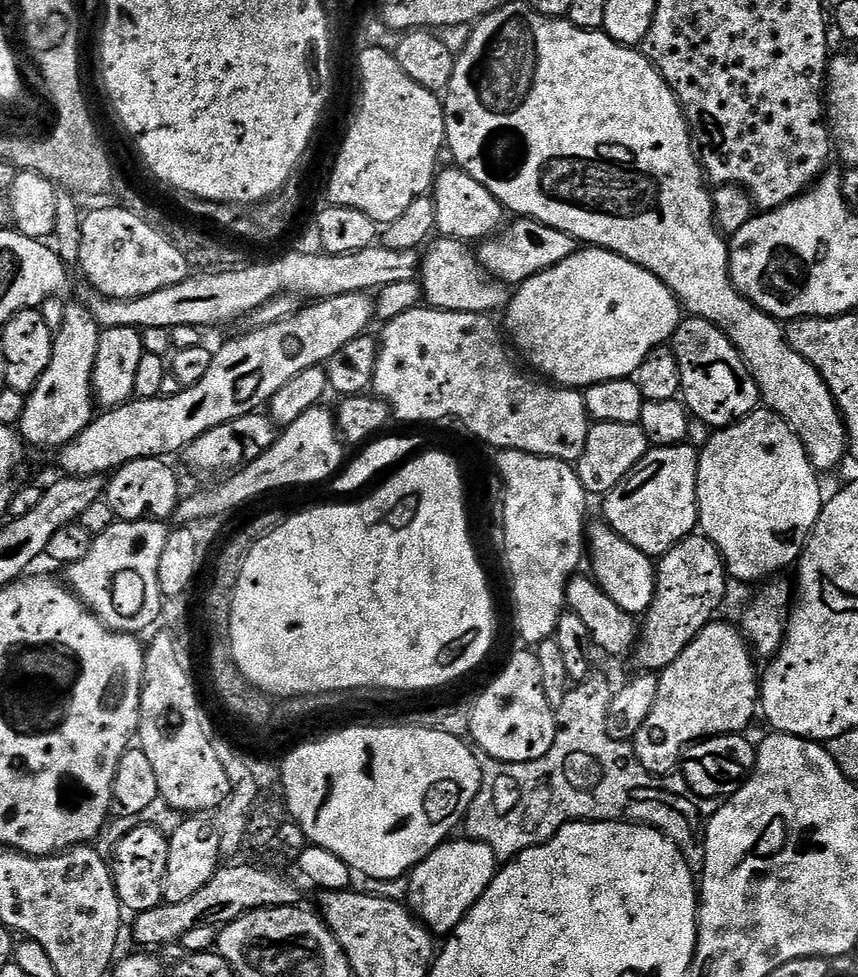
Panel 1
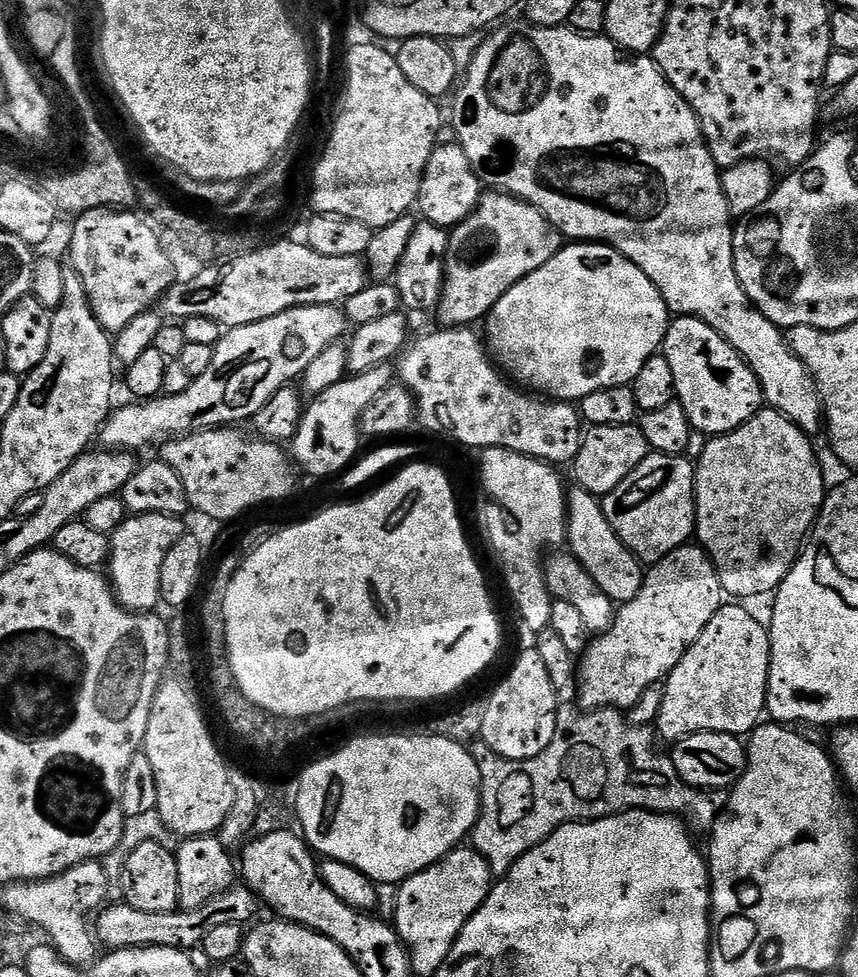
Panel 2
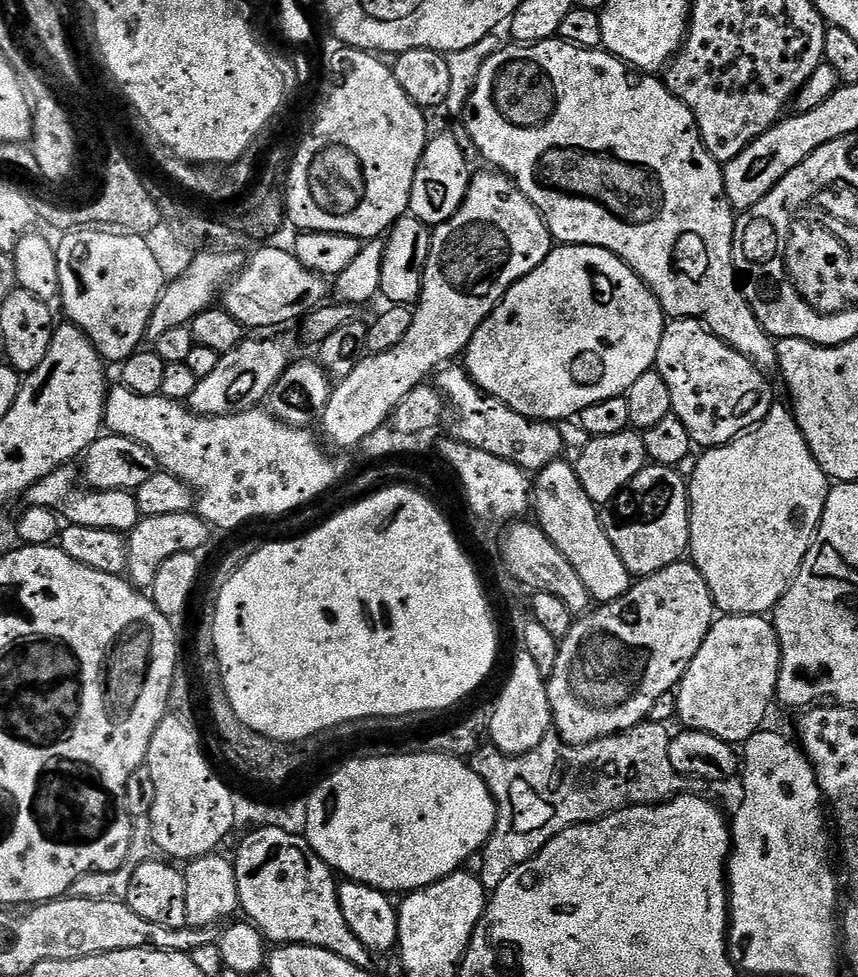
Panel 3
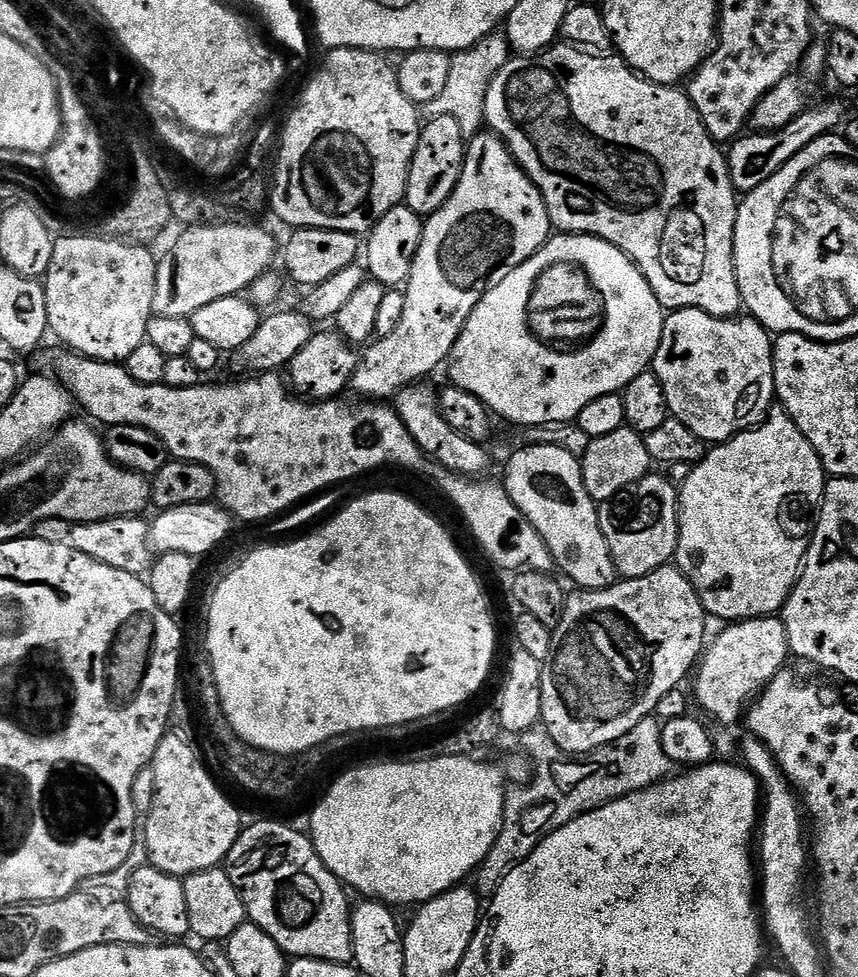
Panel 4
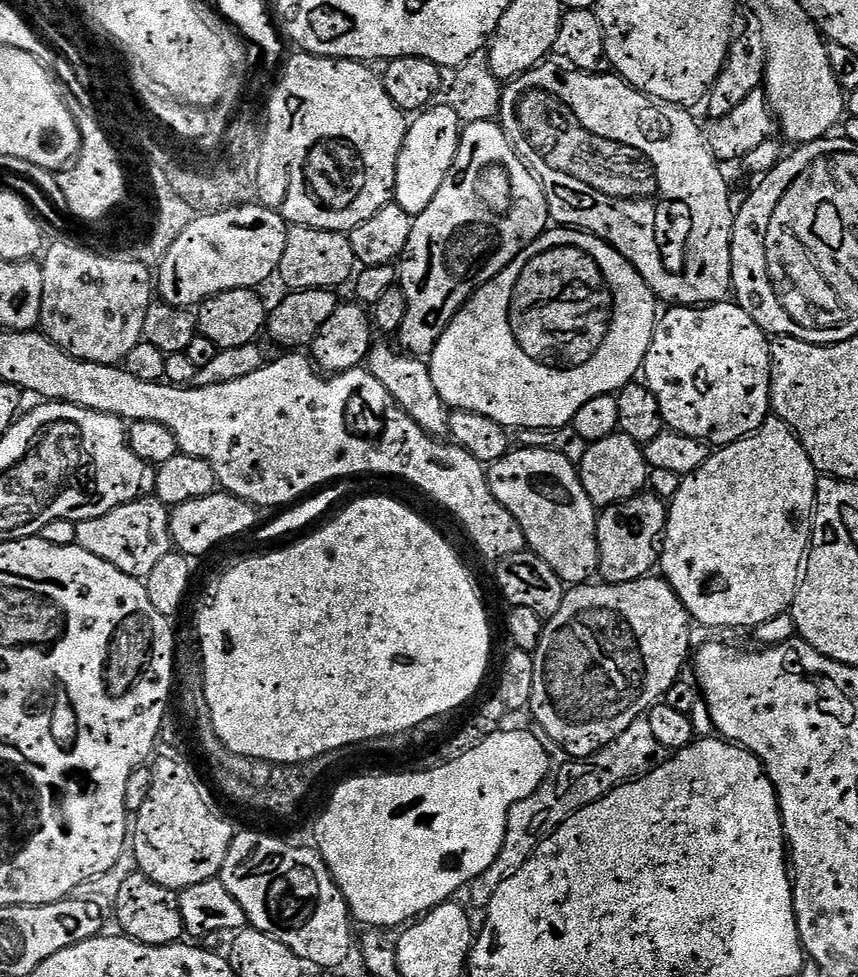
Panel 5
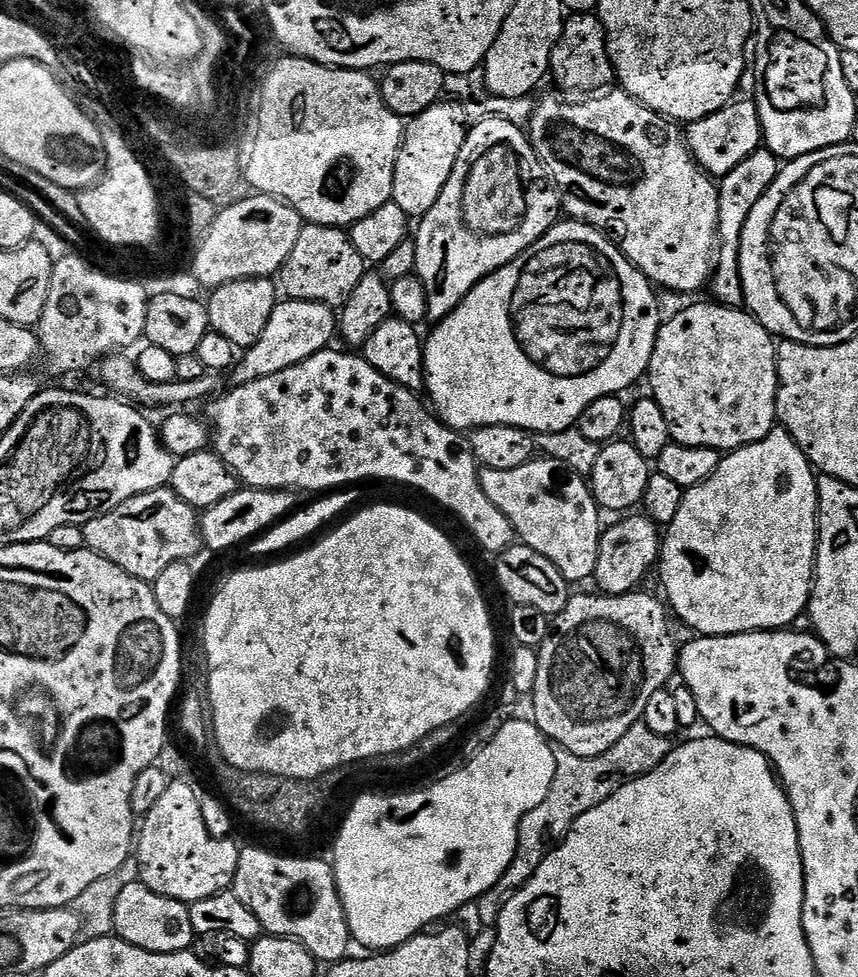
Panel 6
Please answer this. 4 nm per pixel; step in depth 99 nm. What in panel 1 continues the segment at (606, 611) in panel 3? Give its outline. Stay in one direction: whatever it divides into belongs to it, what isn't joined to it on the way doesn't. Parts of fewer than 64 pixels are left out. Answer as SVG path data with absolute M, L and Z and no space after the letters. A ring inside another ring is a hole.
M702 534L687 536L681 544L676 544L656 564L656 593L654 602L642 616L642 627L638 632L638 643L634 649L634 657L644 670L663 670L694 642L694 638L707 626L713 623L716 611L724 600L730 585L727 568L724 567L724 559L720 557L719 550Z

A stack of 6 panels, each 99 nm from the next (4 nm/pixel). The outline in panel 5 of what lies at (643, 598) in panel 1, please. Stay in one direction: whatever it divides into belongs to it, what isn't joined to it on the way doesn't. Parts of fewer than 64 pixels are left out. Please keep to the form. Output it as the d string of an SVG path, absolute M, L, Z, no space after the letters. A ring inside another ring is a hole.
M520 448L508 451L501 460L487 465L490 490L506 510L522 526L524 543L535 552L542 562L546 562L558 574L565 585L575 586L589 583L597 575L600 566L600 551L596 537L596 517L598 509L580 481L575 463L572 464L560 452L551 452L548 448Z

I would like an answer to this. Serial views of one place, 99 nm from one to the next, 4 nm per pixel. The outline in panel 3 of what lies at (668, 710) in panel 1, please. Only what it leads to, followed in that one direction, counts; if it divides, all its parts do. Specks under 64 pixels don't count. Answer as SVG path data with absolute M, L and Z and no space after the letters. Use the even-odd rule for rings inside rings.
M721 615L713 620L710 630L706 634L706 642L702 642L698 654L694 654L694 658L690 662L690 666L684 671L684 676L680 683L674 689L676 698L676 716L681 720L685 729L694 732L705 732L706 734L714 734L718 738L722 738L726 743L733 746L743 746L754 733L761 731L765 727L764 719L768 716L768 707L774 704L776 700L776 687L778 686L778 674L780 673L780 643L778 642L778 634L776 633L776 625L767 615L758 616L729 616Z

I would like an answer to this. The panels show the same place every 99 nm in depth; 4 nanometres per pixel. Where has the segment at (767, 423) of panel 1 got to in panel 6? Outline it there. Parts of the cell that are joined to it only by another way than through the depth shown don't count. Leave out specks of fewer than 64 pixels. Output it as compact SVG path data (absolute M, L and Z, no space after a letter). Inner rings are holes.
M775 427L770 434L766 434L766 438L762 438L753 444L747 444L741 448L733 448L721 459L718 470L714 470L714 474L710 474L710 478L706 478L706 482L702 482L698 486L687 489L682 498L682 506L678 506L678 514L674 514L674 522L670 522L666 526L666 531L662 536L660 545L660 555L658 557L658 572L660 568L660 584L664 587L663 595L666 597L666 604L669 609L685 624L688 628L693 628L693 633L701 636L733 636L734 634L742 634L743 632L775 632L777 630L787 629L789 626L795 625L796 619L799 616L805 615L808 599L812 593L812 576L816 572L816 538L818 535L818 517L820 514L820 499L816 493L816 482L818 476L812 467L812 463L806 458L806 454L802 454L802 450L794 442L794 438L790 433L782 427Z

